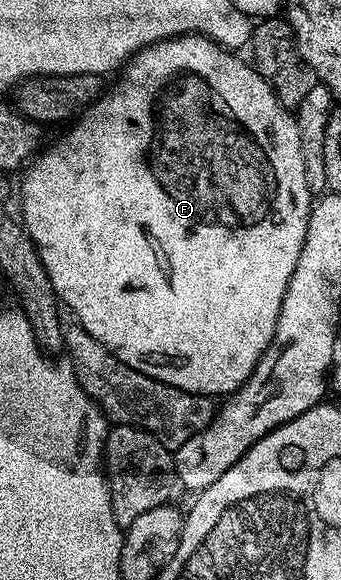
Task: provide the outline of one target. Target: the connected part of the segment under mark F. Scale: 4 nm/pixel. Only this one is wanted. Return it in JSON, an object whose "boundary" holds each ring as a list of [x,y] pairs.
{"boundary":[[[197,34],[173,36],[171,40],[161,40],[140,49],[137,54],[126,61],[120,75],[117,77],[119,80],[111,88],[109,85],[108,91],[99,99],[98,103],[90,105],[81,116],[77,117],[76,122],[69,125],[69,128],[71,127],[70,132],[64,133],[50,149],[47,147],[21,173],[21,176],[23,176],[22,216],[20,215],[20,223],[26,229],[27,234],[30,235],[30,241],[36,246],[44,270],[54,287],[54,293],[58,295],[59,301],[65,307],[67,304],[74,311],[74,316],[78,319],[75,321],[84,331],[92,334],[92,338],[96,338],[96,342],[100,342],[116,358],[120,358],[120,362],[132,366],[132,370],[140,370],[168,386],[191,392],[194,396],[208,396],[211,398],[225,398],[231,392],[236,391],[239,386],[245,384],[247,378],[252,374],[252,370],[260,362],[264,350],[272,342],[274,331],[276,330],[276,322],[280,318],[280,306],[284,302],[284,294],[288,290],[288,282],[292,278],[292,270],[296,270],[296,258],[300,258],[300,250],[304,246],[304,234],[308,234],[308,218],[312,207],[312,193],[308,182],[304,178],[304,154],[300,150],[300,134],[298,133],[298,122],[295,113],[279,102],[276,94],[271,90],[269,82],[259,74],[253,63],[246,61],[245,64],[238,56],[241,55],[225,48],[219,48],[213,40]]]}

